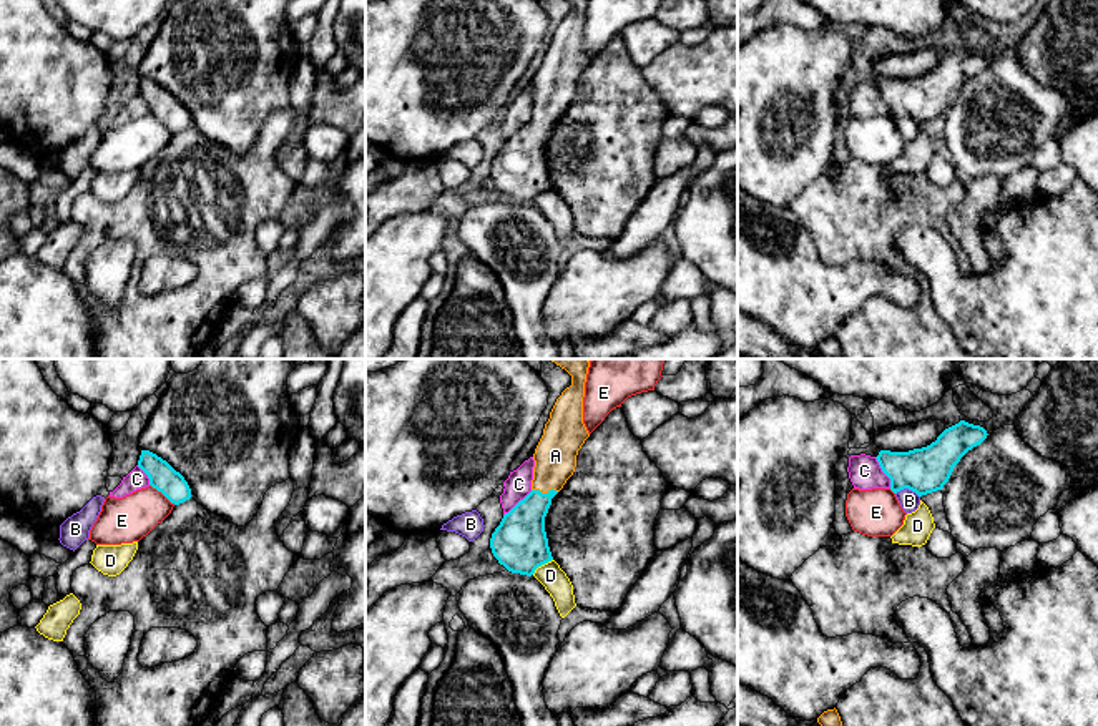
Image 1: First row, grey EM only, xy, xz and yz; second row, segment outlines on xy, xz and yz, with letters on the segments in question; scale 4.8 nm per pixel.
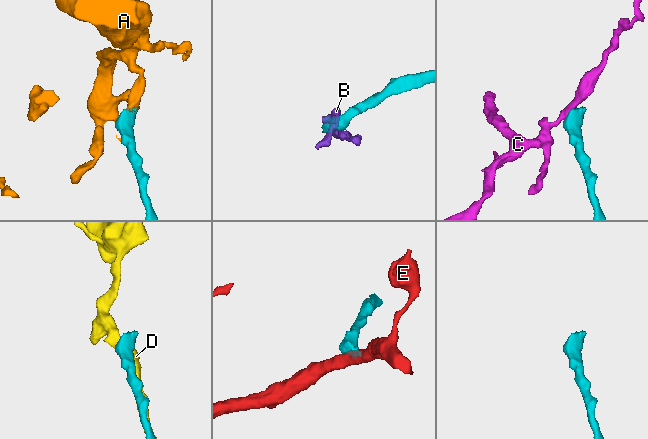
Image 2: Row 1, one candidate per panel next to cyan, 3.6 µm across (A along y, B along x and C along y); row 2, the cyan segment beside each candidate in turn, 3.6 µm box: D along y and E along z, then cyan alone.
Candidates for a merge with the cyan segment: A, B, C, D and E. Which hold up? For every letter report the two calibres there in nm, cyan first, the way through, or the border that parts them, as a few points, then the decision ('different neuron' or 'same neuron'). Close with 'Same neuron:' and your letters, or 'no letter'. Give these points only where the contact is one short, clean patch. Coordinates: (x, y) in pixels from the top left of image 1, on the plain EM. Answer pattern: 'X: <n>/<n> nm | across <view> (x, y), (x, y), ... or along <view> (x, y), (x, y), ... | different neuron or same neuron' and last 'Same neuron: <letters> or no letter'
A: 260/200 nm | across xz (520, 166), (529, 142), (545, 122), (545, 112), (555, 83) | same neuron
B: 220/100 nm | along yz (896, 120), (911, 117), (919, 125) | different neuron
C: 220/160 nm | along yz (874, 85), (889, 107), (891, 115) | different neuron
D: 260/120 nm | different neuron
E: 140/220 nm | along xy (150, 112), (175, 132) | different neuron
Same neuron: A

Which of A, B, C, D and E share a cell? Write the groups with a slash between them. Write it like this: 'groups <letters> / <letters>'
groups A / B / C / D / E

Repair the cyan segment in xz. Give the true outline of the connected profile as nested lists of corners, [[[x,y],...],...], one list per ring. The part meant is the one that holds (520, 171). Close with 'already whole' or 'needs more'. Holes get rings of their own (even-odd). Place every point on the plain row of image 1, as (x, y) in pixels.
[[[568,0],[571,13],[556,27],[550,47],[545,52],[543,63],[535,76],[532,120],[520,128],[508,141],[490,166],[493,184],[512,201],[532,204],[535,198],[553,188],[545,159],[545,145],[551,126],[563,116],[576,95],[576,83],[585,68],[590,65],[583,52],[583,25],[588,0]]]; needs more

